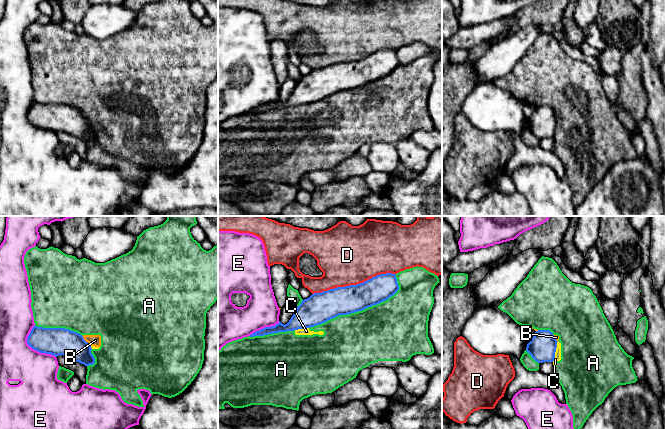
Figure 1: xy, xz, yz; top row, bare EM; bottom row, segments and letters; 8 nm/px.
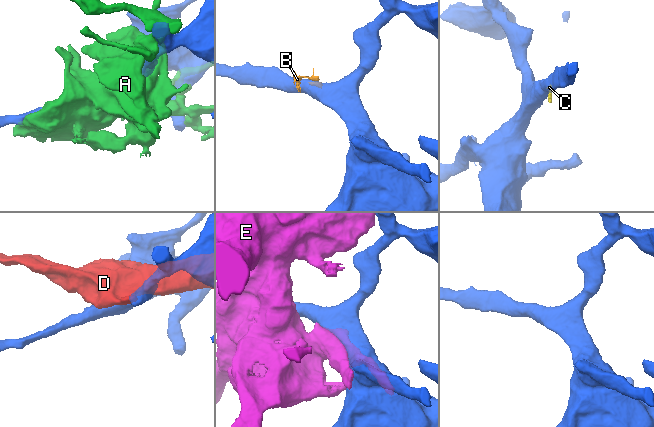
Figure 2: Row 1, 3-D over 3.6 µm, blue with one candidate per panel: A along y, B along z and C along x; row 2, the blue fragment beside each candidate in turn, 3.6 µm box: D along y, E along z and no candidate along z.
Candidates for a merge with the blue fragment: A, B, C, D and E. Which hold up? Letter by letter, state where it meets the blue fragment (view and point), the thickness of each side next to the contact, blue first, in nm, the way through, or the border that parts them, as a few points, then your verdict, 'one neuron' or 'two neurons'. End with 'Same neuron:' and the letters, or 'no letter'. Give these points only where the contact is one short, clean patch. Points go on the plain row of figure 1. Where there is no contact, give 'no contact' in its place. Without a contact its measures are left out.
A: contact xz (361, 86); calibres 220 and 460 nm; two neurons
B: contact xy (85, 117); calibres 220 and 100 nm; two neurons
C: contact yz (555, 127); calibres 220 and 50 nm; border yz (558, 117), (555, 133), (552, 137); two neurons
D: contact xz (353, 61); calibres 220 and 480 nm; two neurons
E: contact xy (32, 124); calibres 220 and 320 nm; two neurons
Same neuron: no letter

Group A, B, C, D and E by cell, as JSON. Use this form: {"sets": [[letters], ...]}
{"sets": [["A", "B", "C"], ["D"], ["E"]]}

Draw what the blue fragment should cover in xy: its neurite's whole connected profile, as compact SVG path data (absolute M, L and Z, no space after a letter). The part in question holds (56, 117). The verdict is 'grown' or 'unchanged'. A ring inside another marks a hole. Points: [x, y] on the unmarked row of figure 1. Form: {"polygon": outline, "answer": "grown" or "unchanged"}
{"polygon": "M34 102L27 120L40 129L63 131L85 142L93 141L95 134L91 122L82 111L65 104L43 104Z", "answer": "unchanged"}

